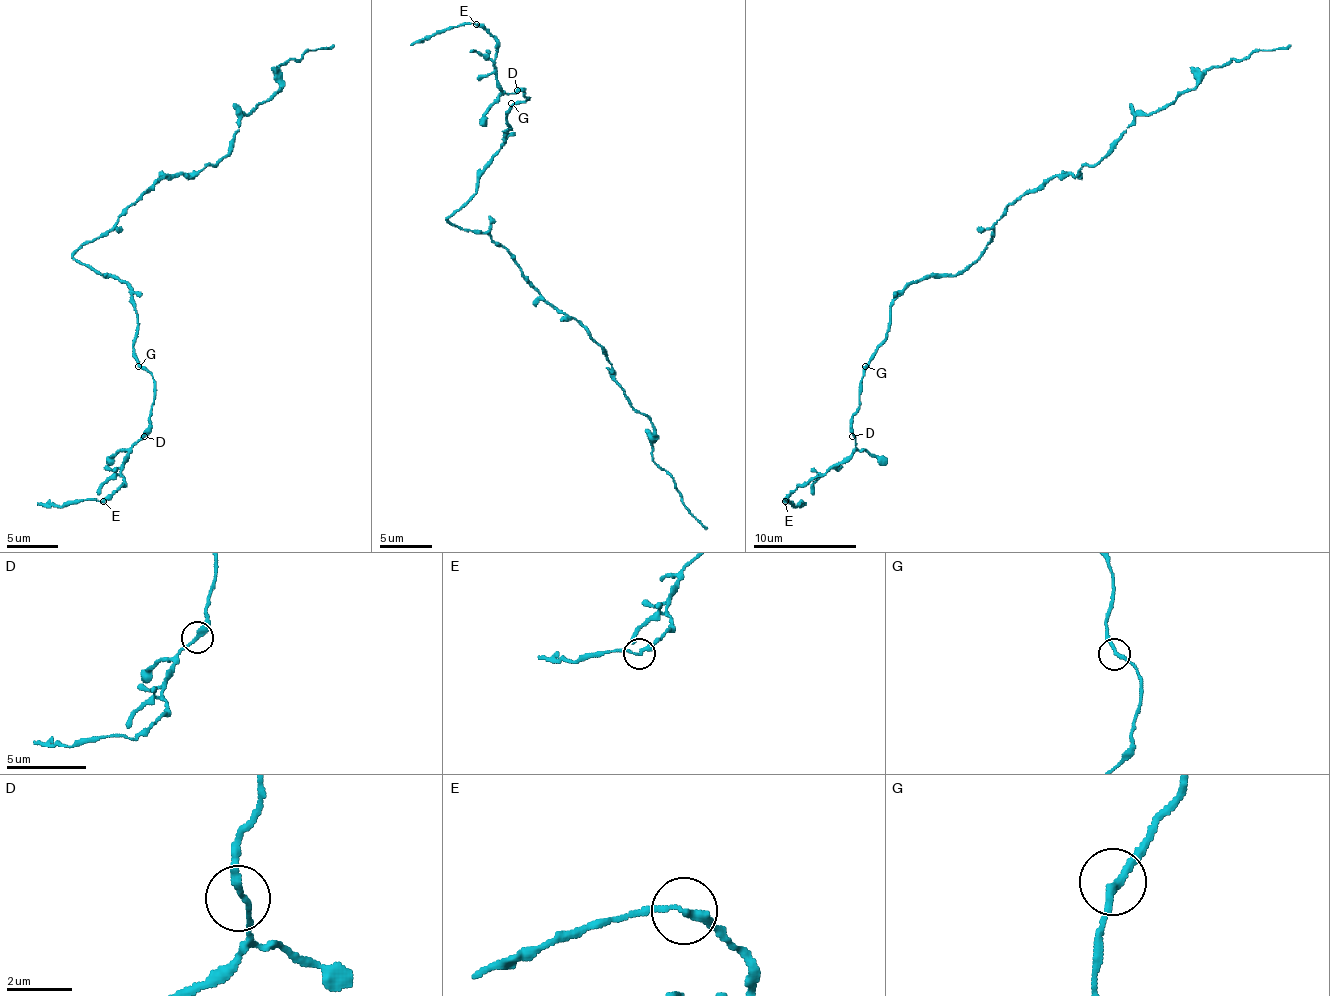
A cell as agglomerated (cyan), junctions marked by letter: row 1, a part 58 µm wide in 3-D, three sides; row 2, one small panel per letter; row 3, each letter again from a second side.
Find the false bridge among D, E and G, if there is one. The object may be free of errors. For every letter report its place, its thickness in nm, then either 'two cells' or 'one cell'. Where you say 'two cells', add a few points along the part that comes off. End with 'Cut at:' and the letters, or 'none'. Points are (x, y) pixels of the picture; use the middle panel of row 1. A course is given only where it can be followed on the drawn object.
D: place (517, 90); calibre 240 nm; one cell
E: place (476, 24); calibre 220 nm; one cell
G: place (511, 103); calibre 240 nm; one cell
Cut at: none

